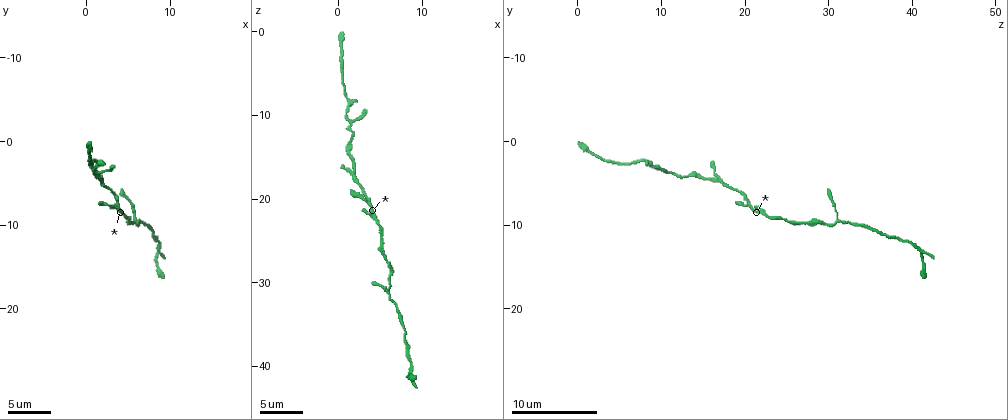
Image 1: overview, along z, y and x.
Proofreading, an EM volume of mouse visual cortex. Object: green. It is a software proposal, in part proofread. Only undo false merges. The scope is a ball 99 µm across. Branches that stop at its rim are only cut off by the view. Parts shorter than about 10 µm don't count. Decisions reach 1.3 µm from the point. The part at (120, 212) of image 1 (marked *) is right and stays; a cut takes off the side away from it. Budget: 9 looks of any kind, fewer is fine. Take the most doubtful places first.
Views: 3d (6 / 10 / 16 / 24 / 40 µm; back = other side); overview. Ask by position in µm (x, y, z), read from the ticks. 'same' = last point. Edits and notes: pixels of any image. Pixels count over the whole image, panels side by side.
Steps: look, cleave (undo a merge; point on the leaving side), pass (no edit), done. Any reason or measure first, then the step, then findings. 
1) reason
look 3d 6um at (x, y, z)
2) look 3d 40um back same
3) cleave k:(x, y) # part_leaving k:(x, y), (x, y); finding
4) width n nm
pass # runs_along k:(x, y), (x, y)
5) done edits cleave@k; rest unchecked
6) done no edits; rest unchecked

three arms meet
look 3d 16um at (1.2, 2.4, 8.2)

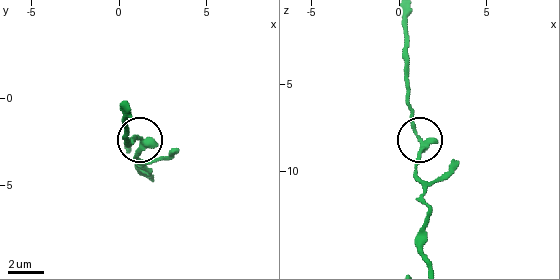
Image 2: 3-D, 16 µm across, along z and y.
look 3d 16um back at (1.2, 2.4, 8.2)

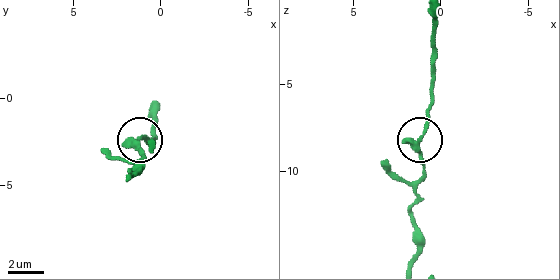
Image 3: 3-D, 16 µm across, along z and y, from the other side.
width 230 nm
pass # runs_along 3:(409, 263), (432, 85); one neuron here

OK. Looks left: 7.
thin neck
look 3d 10um at (7.8, 11.0, 36.4)

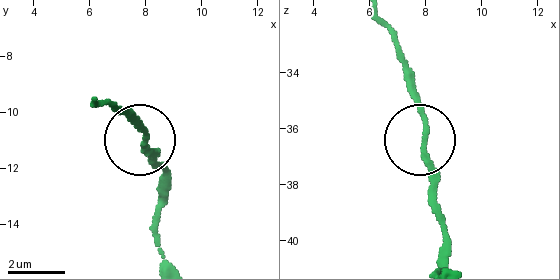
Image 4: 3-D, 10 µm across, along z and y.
pass # runs_along 4:(376, 20), (392, 41), (423, 127), (430, 204); continuous, no second neuron

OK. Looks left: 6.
calibre changes
look 3d 10um at (1.6, 4.0, 13.0)

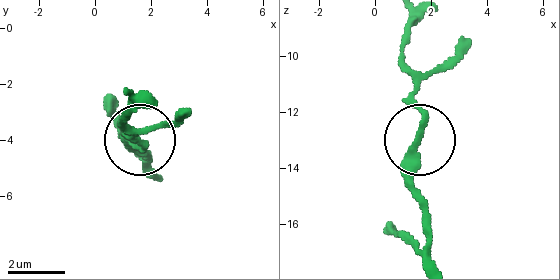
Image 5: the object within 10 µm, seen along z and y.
look 3d 10um back same

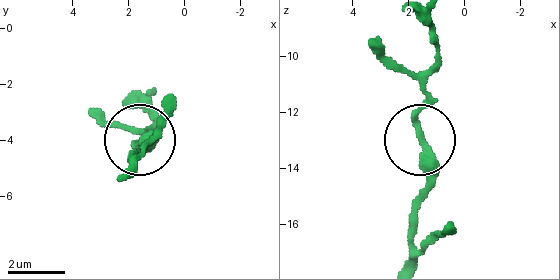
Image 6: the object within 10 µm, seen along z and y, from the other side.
pass # runs_along 6:(407, 259), (414, 202), (428, 173), (414, 116), (421, 75); continuous, no second neuron

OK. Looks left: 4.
sudden change in width
look 3d 6um at (2.4, 5.4, 18.0)

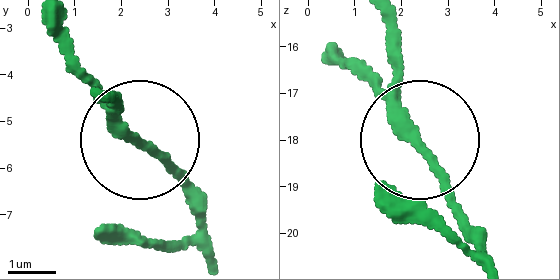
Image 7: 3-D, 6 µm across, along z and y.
pass # runs_along 7:(207, 234), (195, 198), (67, 59); continuous, no second neuron

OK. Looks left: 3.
done no edits; rest unchecked

